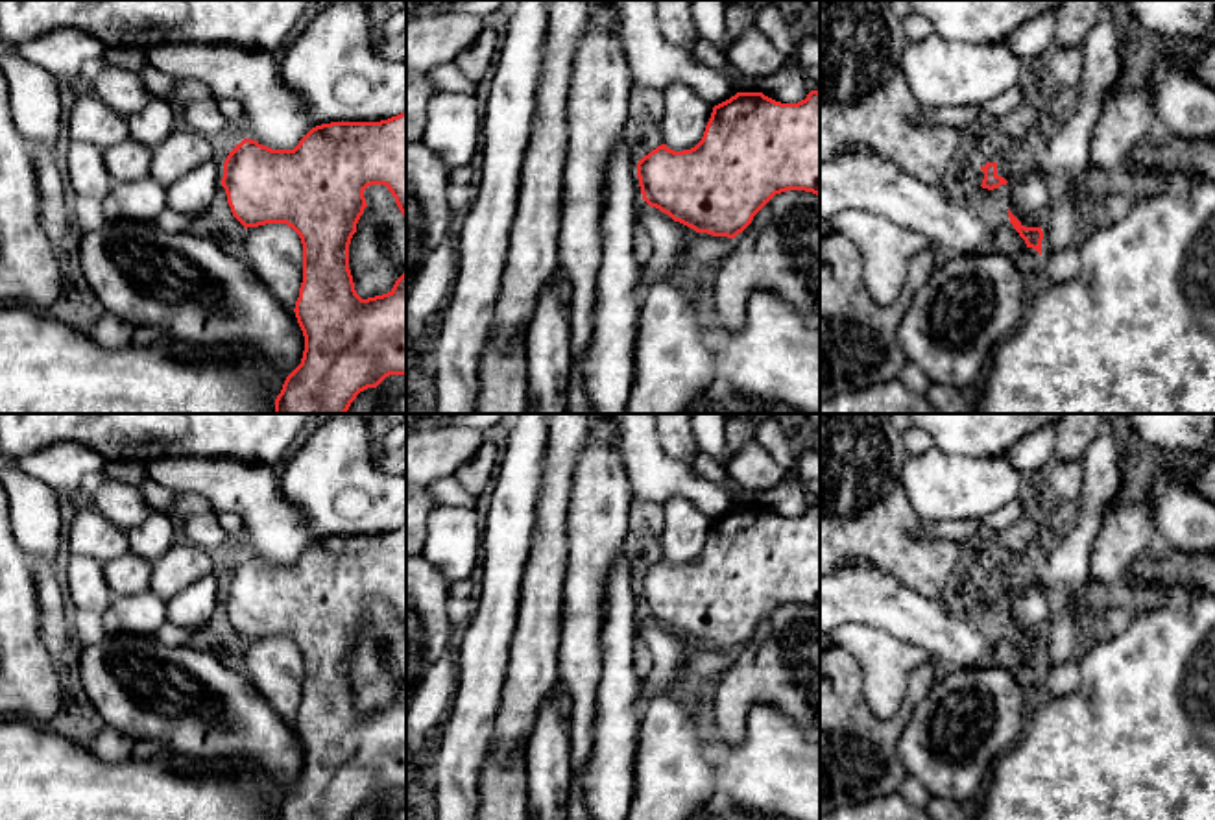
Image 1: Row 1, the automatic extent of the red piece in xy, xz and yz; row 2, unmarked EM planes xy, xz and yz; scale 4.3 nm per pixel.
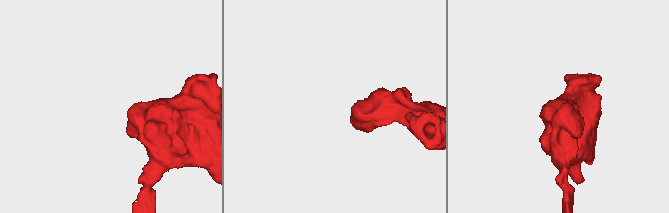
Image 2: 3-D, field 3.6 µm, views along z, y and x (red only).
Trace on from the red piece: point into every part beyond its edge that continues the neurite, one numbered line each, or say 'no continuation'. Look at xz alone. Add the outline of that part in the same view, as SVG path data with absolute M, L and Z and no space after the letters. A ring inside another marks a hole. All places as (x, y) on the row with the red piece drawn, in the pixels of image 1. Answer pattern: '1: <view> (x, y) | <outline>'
no continuation

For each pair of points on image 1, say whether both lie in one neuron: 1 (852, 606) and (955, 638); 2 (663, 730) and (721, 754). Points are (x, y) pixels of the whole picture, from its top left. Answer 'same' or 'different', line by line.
1: same
2: different

